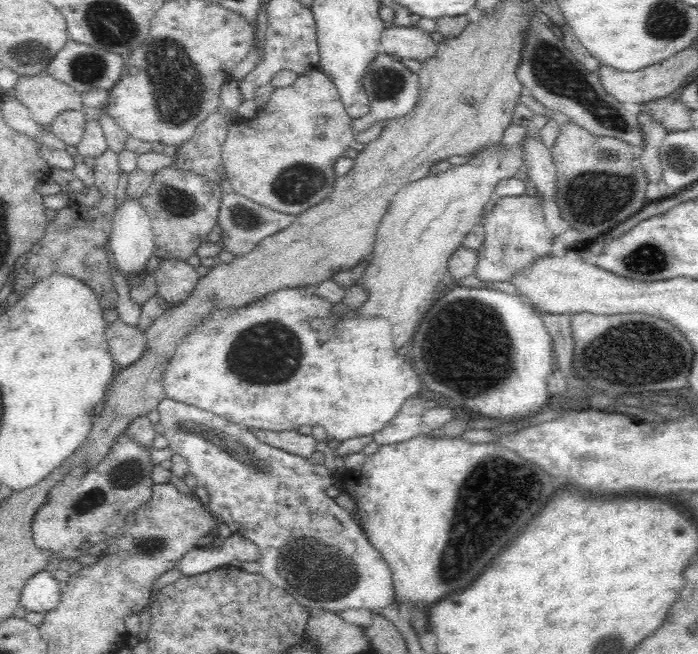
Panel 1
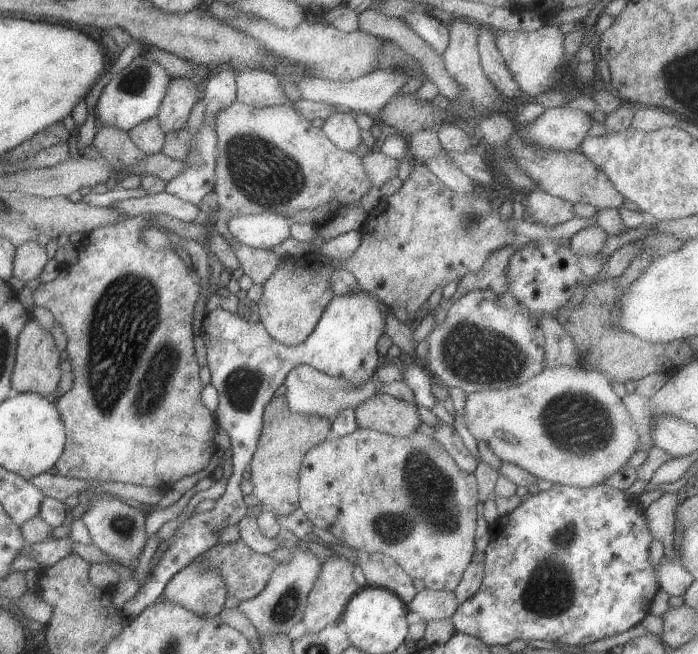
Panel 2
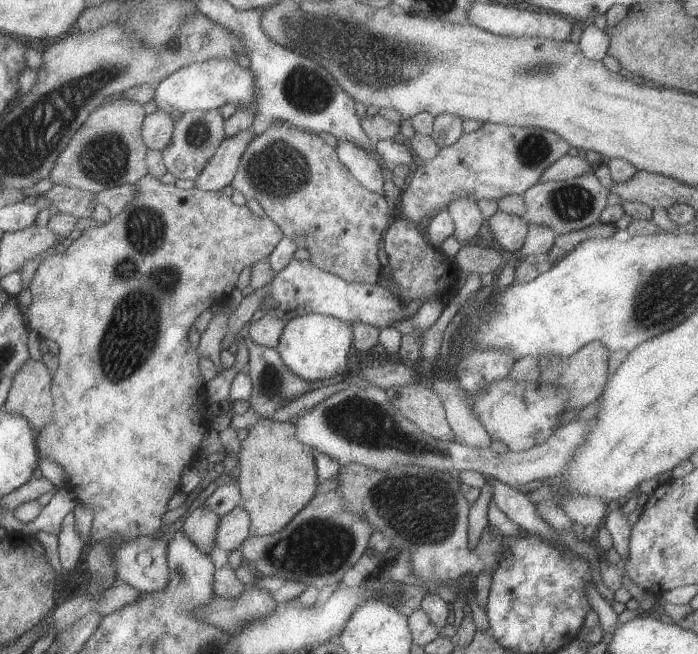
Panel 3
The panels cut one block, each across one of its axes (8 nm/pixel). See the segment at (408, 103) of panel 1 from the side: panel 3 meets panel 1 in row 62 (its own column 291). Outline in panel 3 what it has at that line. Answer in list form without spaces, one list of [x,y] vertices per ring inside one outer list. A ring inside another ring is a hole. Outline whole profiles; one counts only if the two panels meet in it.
[[[245,340],[247,344],[247,352],[249,352],[249,378],[251,378],[251,396],[249,396],[249,404],[251,404],[251,410],[261,418],[261,420],[269,420],[279,408],[283,408],[285,404],[289,402],[295,402],[297,398],[305,396],[311,392],[311,384],[313,382],[307,382],[299,376],[295,376],[281,360],[281,356],[277,354],[277,350],[273,348],[261,348],[261,346],[255,346],[251,344],[249,340]]]

